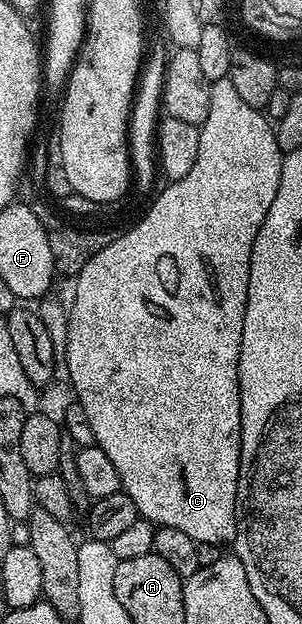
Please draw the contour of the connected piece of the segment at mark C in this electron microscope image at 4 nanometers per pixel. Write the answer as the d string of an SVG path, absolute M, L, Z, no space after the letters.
M228 77L212 80L209 89L207 121L200 126L199 157L187 177L172 180L157 195L157 200L149 207L149 212L130 231L121 231L117 239L100 249L75 276L73 304L68 304L69 328L67 329L67 353L64 363L69 370L68 386L73 386L76 402L81 404L83 413L91 425L91 433L96 447L103 449L115 465L115 473L121 478L121 490L135 501L137 514L157 527L183 529L187 537L196 543L232 544L237 538L237 482L241 468L241 390L239 389L239 353L243 341L243 317L247 305L249 270L255 245L255 233L279 193L281 180L281 160L283 152L277 144L274 124L258 108L247 105L243 97L231 85Z

